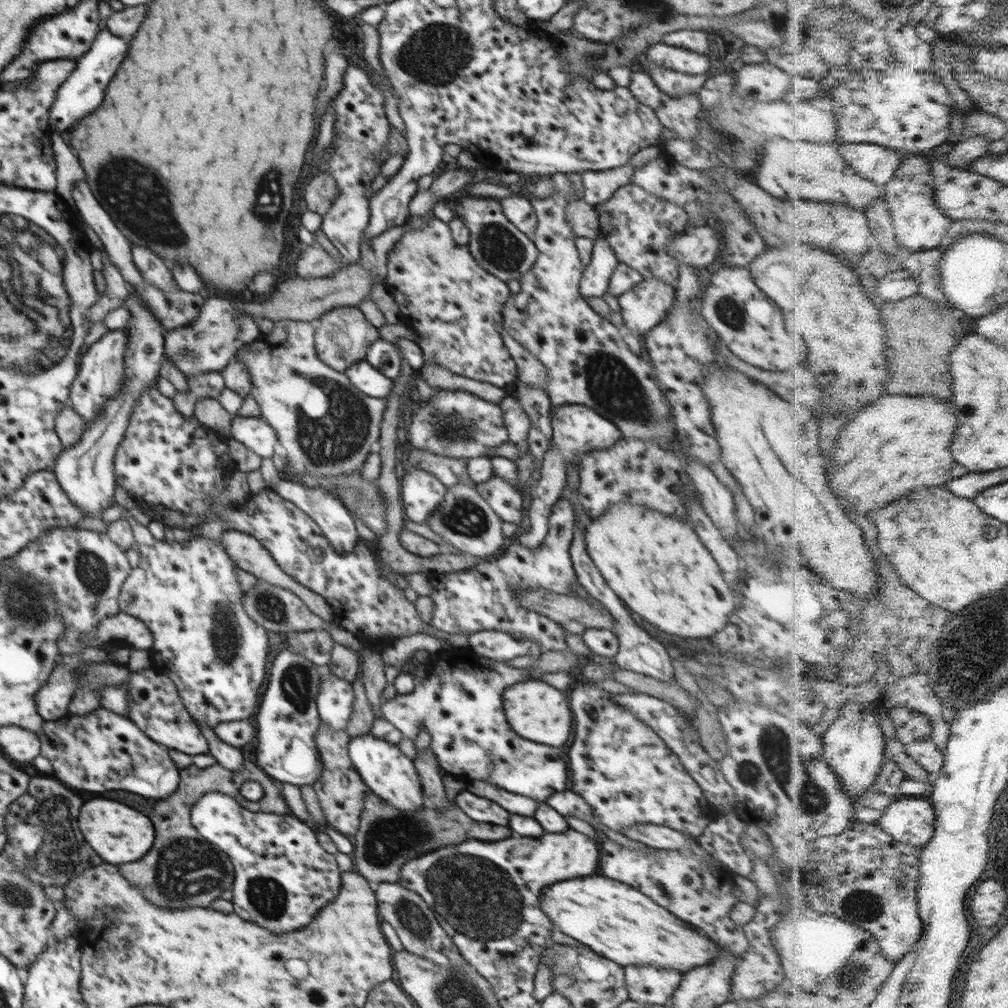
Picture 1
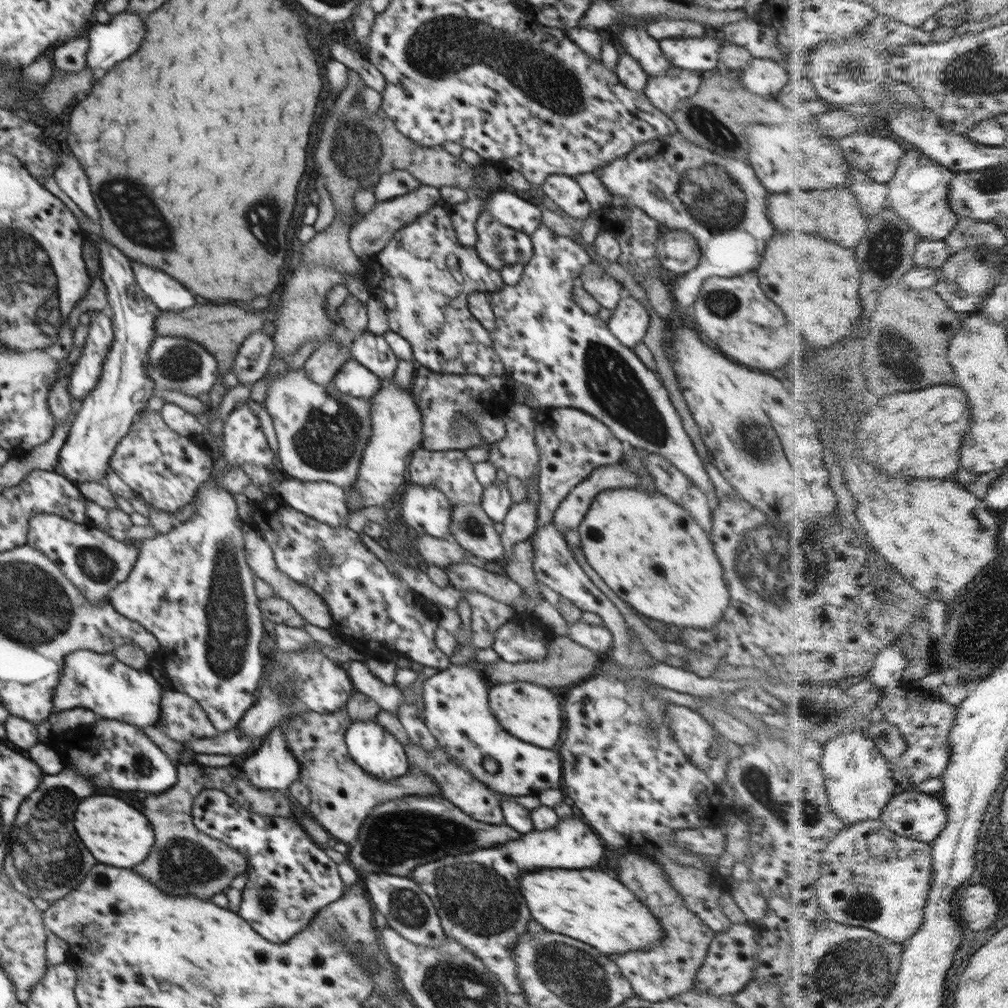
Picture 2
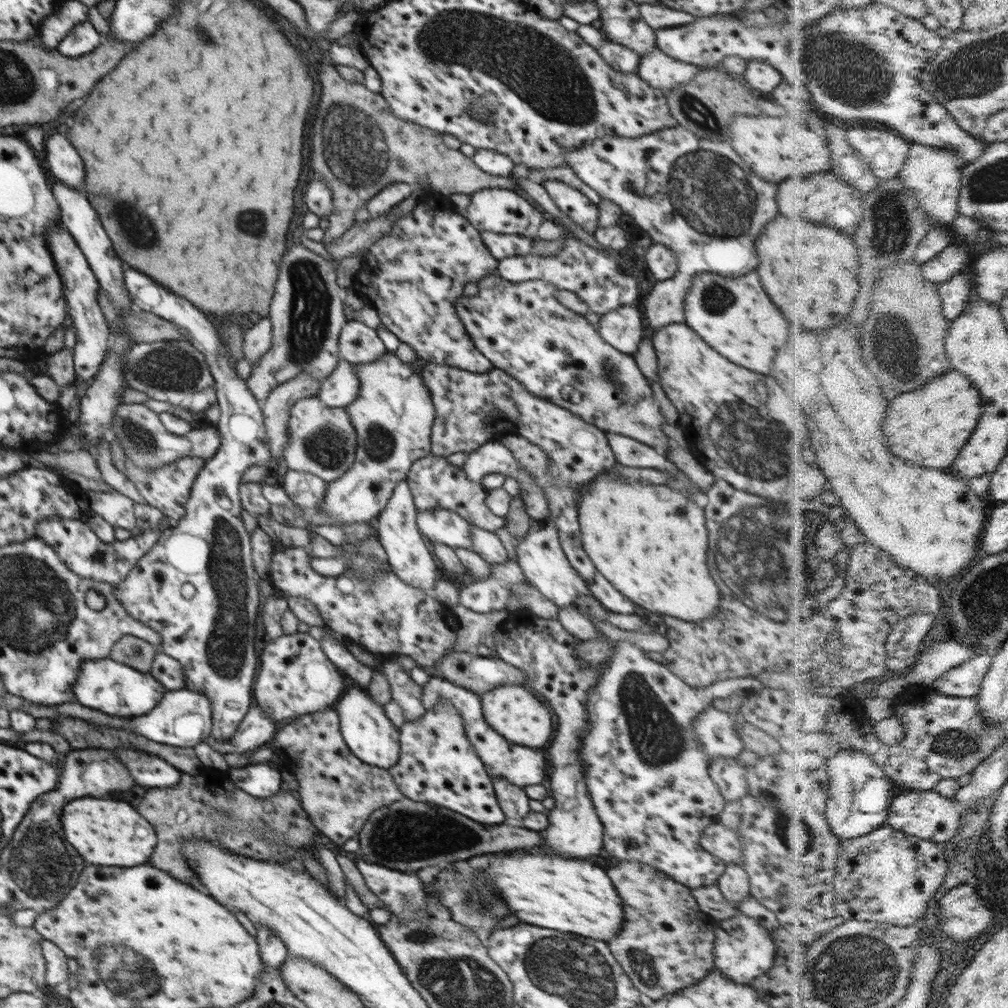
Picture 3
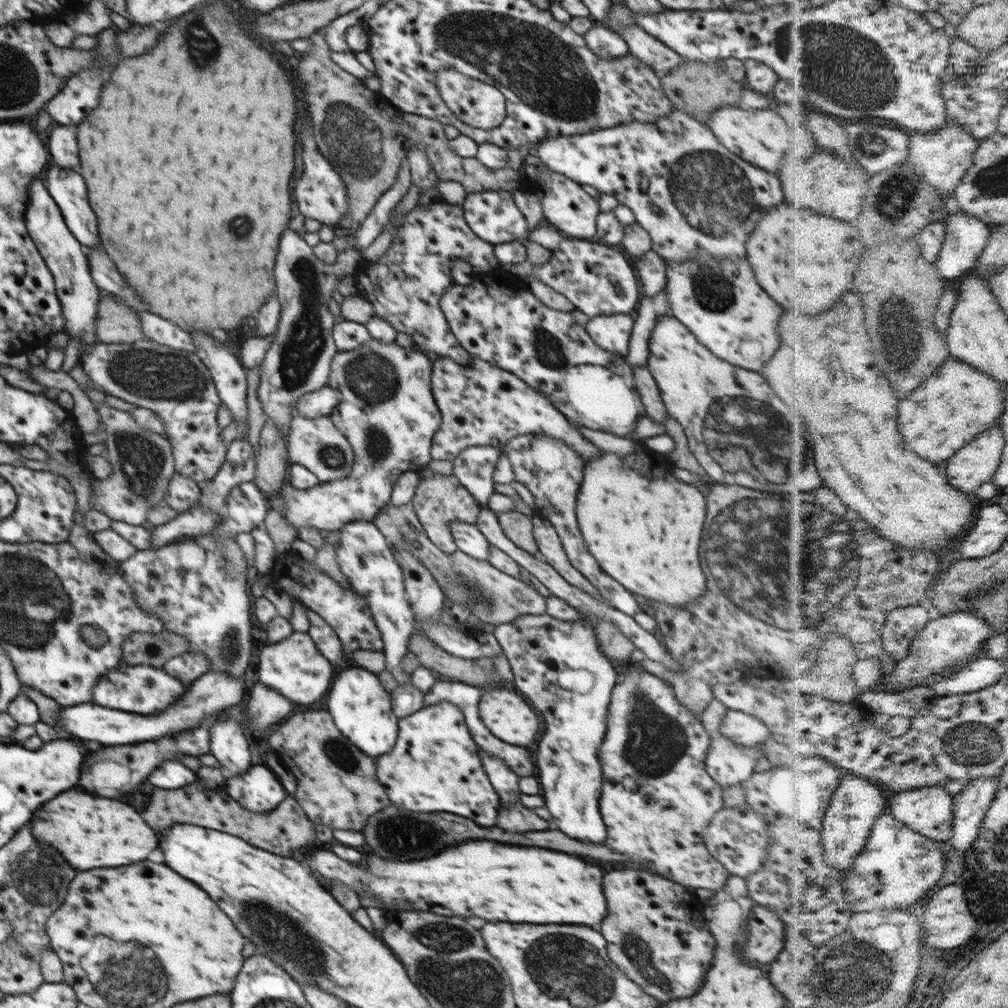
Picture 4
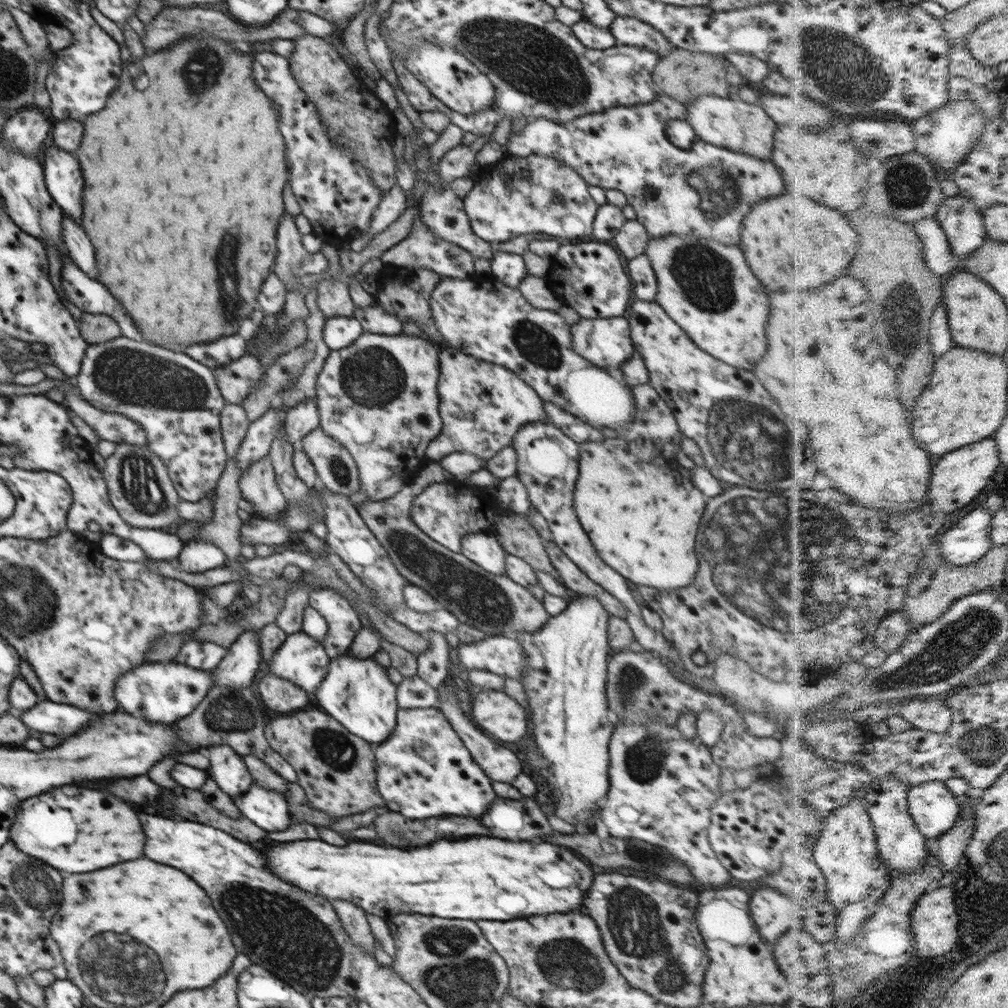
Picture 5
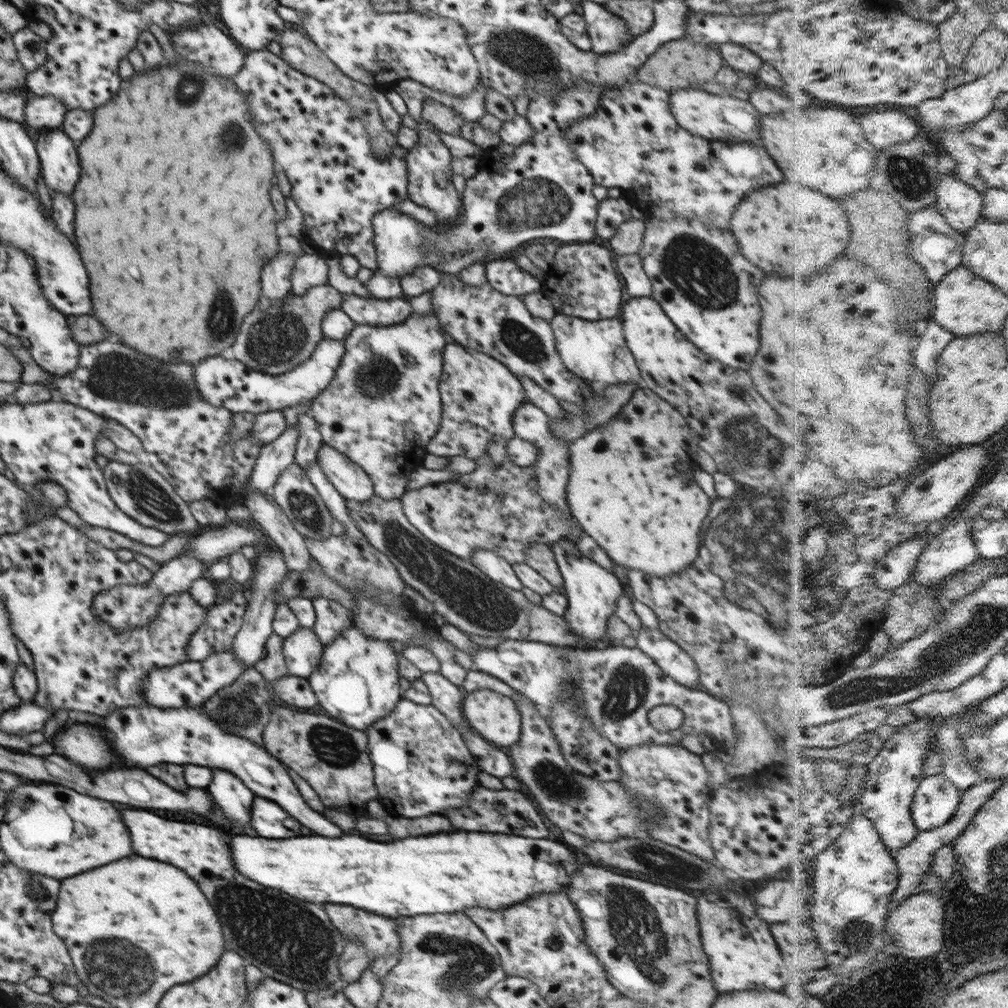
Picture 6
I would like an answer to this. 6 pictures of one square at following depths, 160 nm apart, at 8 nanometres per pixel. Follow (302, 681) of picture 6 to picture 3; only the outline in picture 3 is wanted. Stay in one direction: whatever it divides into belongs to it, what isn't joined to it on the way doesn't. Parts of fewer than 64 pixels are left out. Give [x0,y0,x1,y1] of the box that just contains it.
[206,707,279,756]

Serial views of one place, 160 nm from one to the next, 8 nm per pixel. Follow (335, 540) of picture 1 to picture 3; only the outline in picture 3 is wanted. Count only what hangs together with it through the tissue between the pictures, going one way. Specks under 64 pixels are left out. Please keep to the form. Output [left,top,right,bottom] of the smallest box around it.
[283,469,327,512]

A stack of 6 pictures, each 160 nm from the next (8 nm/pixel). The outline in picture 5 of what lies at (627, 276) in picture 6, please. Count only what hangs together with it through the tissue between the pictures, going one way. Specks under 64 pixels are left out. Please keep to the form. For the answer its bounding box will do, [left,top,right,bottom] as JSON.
[627,252,658,302]

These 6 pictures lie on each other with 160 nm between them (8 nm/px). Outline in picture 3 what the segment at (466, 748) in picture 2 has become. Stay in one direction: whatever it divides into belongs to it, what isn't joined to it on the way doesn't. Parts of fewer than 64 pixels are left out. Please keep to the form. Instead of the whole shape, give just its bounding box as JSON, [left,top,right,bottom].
[421,673,547,789]

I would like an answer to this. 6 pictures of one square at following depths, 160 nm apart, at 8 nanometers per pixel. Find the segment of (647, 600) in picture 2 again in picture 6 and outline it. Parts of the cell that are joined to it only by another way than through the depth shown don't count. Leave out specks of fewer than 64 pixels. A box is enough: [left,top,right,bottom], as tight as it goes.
[566,386,710,578]

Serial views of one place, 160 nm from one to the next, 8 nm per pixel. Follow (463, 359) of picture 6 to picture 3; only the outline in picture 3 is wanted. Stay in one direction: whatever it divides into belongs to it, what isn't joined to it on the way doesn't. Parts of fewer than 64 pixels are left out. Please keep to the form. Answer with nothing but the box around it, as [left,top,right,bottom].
[421,363,616,488]

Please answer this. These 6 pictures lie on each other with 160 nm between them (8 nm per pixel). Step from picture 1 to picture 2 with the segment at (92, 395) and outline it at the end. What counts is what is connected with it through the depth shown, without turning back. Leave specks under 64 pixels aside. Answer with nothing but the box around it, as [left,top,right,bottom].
[67,311,114,402]

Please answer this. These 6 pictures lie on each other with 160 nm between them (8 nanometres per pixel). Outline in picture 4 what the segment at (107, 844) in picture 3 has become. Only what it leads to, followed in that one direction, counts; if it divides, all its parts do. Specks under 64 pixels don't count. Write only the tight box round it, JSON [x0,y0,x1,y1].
[28,790,158,870]

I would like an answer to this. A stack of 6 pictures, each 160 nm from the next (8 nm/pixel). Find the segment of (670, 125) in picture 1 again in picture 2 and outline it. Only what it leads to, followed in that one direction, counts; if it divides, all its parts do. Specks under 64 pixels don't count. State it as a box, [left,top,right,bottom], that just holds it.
[645,67,701,115]

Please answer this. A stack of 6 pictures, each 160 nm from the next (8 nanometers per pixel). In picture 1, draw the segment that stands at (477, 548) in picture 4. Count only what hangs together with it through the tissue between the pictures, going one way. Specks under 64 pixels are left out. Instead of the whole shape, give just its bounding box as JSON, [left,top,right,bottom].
[401,463,447,524]

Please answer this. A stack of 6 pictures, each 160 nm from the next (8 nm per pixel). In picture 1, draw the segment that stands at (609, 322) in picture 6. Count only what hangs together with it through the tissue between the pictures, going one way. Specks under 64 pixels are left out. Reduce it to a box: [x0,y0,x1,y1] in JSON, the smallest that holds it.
[617,279,675,338]

